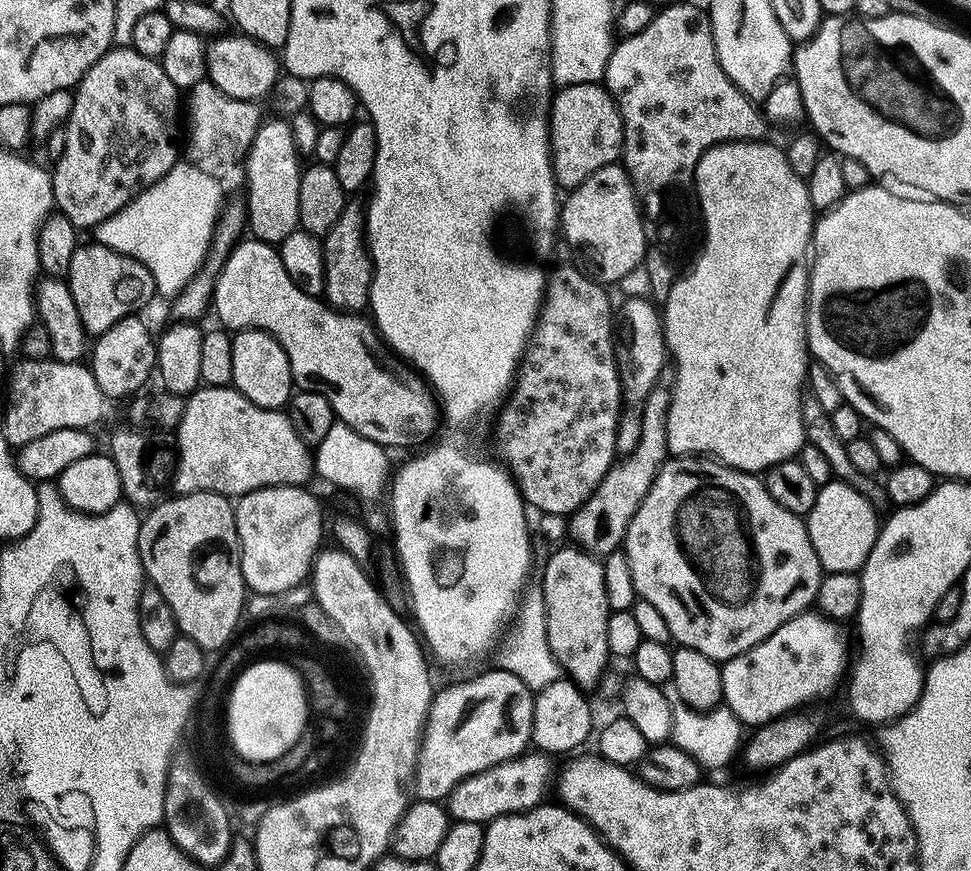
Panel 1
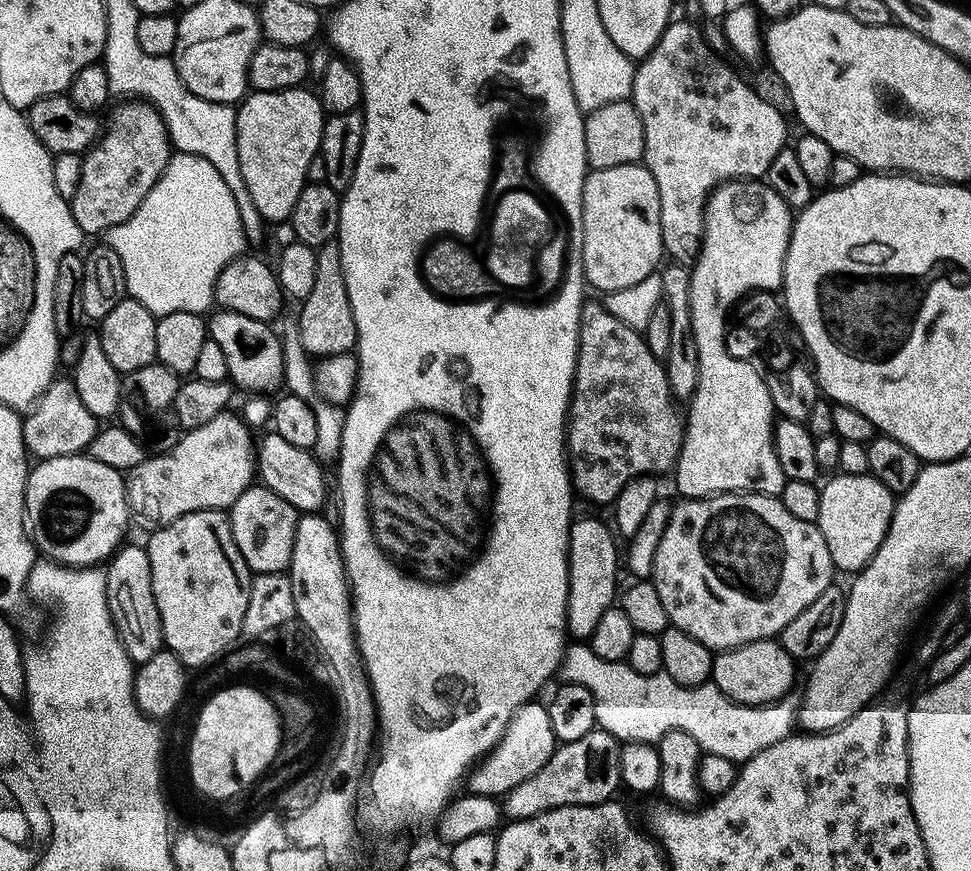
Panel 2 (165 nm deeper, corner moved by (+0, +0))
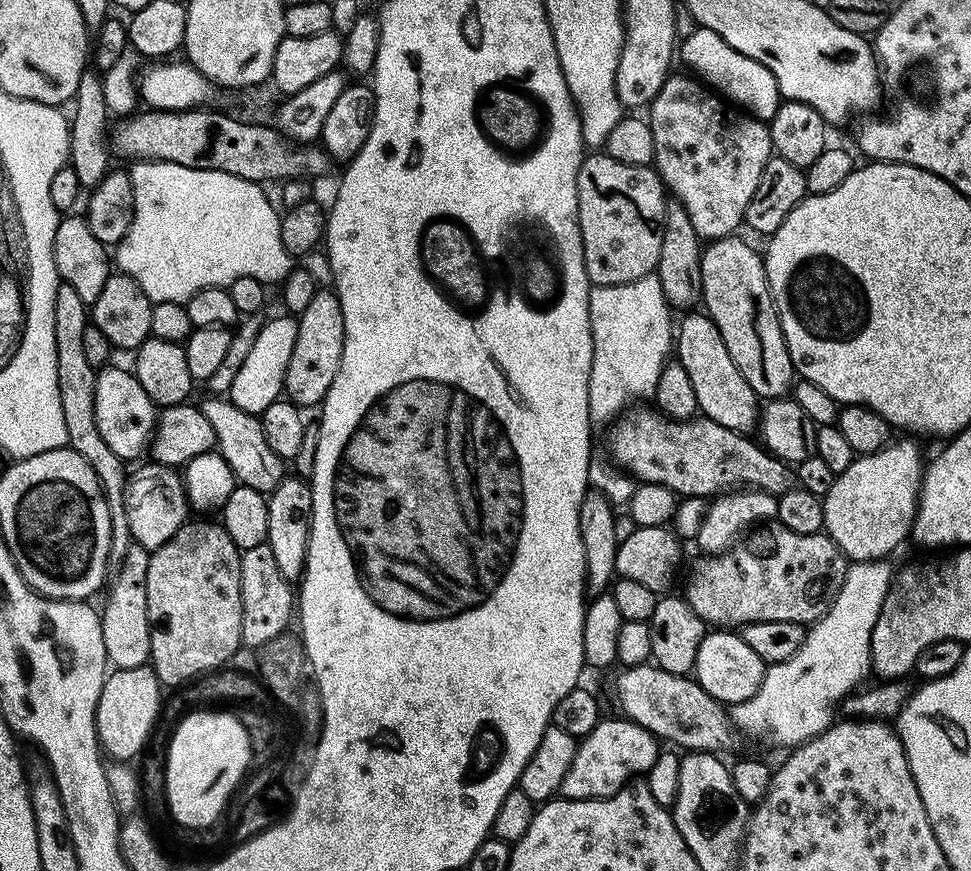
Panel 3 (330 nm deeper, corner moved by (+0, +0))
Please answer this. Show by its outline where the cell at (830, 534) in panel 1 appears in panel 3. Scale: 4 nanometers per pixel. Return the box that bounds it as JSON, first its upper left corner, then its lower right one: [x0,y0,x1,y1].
[822,440,922,562]

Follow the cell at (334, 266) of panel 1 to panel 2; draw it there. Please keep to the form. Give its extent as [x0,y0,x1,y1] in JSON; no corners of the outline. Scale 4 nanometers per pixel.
[299,243,356,358]

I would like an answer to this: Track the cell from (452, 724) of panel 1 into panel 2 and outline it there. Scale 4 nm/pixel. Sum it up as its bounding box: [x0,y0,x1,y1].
[466,702,558,798]

